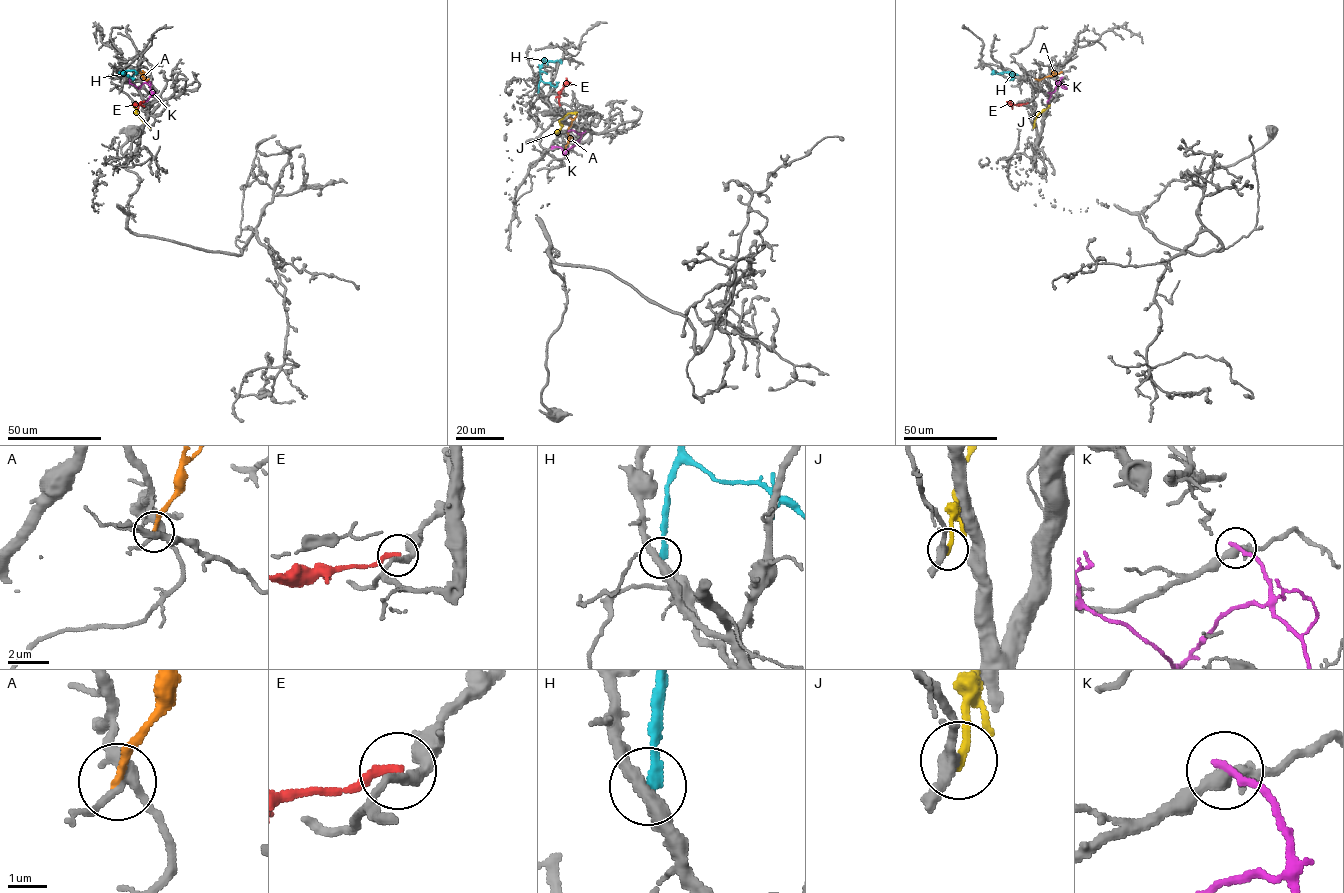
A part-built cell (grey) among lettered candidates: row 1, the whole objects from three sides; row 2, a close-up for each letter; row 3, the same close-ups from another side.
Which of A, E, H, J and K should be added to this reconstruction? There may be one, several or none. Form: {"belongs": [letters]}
{"belongs": []}

